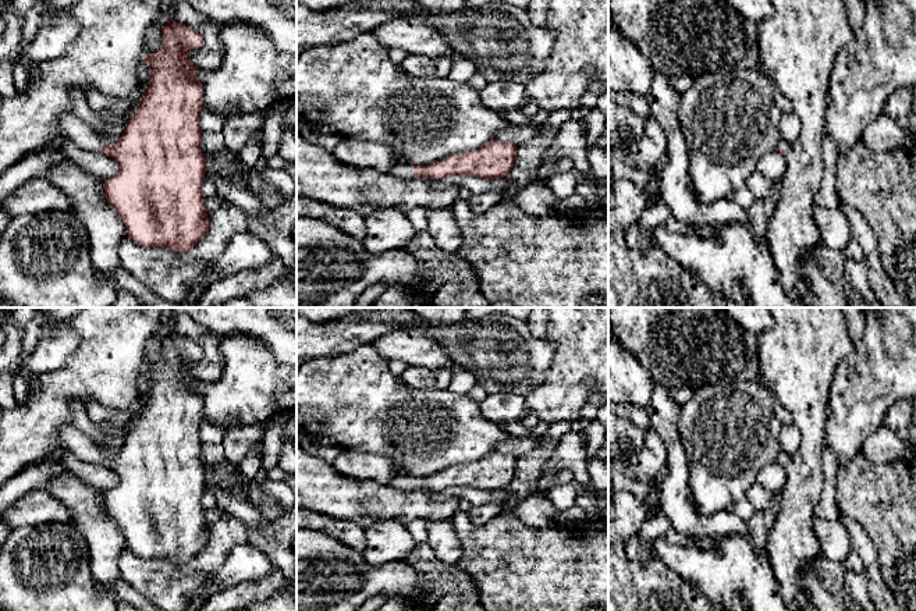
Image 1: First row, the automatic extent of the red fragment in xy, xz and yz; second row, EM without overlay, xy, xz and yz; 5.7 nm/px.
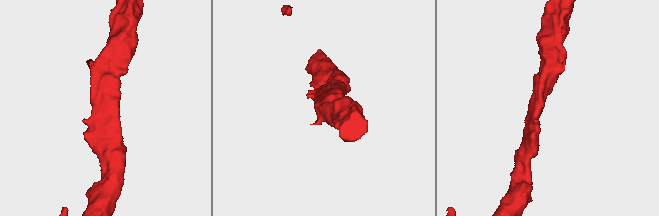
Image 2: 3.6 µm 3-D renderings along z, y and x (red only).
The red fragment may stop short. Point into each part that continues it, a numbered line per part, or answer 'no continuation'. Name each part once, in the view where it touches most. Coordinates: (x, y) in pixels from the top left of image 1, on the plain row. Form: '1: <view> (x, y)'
1: xz (404, 482)

